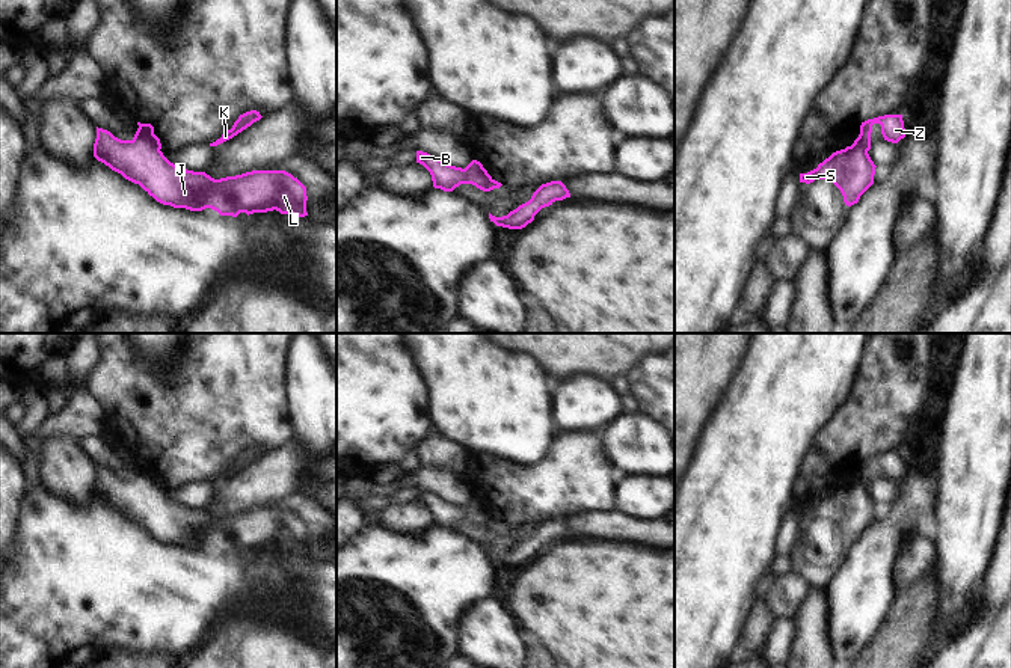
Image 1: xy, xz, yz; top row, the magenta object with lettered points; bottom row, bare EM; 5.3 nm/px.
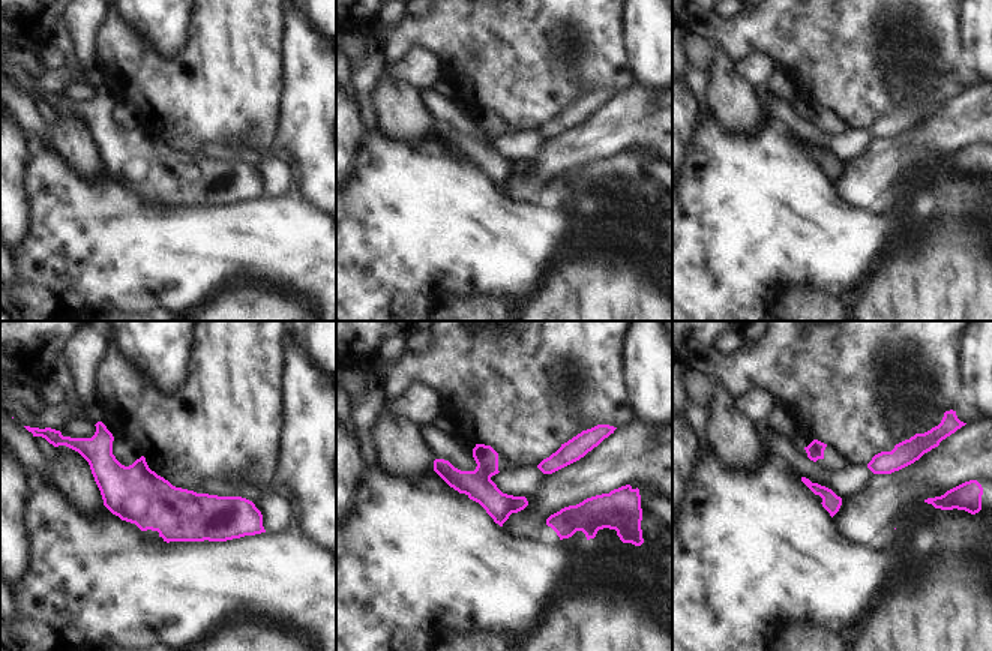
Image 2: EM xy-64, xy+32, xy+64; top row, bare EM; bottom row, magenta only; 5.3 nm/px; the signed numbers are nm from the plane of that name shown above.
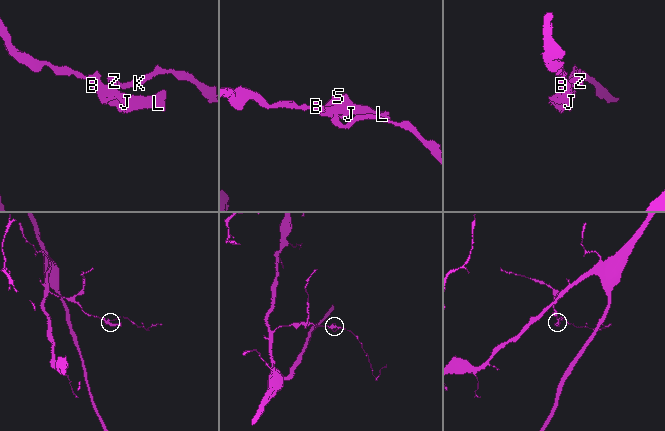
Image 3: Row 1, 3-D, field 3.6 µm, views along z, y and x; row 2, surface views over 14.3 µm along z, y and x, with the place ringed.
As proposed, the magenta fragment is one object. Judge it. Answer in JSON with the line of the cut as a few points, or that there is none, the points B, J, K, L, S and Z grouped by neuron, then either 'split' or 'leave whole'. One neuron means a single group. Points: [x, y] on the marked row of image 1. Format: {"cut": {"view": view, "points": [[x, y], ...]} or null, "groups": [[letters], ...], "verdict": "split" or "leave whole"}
{"cut": {"view": "xy", "points": [[138, 130], [159, 150]]}, "groups": [["B", "J", "L", "S"], ["K", "Z"]], "verdict": "split"}

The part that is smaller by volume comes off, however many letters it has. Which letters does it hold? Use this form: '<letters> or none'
K, Z

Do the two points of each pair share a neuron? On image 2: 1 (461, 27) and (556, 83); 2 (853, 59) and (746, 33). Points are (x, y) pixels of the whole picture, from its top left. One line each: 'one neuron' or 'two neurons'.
1: one neuron
2: one neuron

